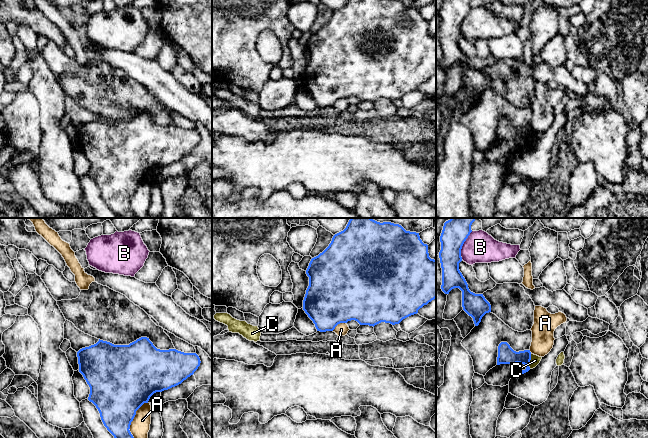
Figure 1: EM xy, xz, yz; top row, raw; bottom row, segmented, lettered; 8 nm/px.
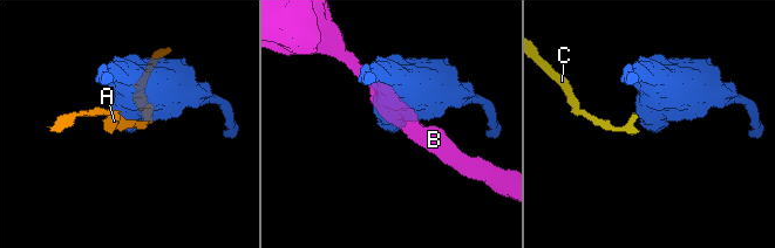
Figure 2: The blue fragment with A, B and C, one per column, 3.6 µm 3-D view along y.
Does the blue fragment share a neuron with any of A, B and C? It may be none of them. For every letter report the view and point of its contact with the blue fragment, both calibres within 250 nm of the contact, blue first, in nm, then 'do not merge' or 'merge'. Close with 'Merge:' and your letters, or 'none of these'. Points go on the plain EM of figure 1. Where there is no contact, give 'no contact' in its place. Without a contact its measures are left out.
A: xy (132, 196) | 400/160 nm | do not merge
B: yz (462, 21) | 200/260 nm | do not merge
C: yz (529, 137) | 140/80 nm | do not merge
Merge: none of these

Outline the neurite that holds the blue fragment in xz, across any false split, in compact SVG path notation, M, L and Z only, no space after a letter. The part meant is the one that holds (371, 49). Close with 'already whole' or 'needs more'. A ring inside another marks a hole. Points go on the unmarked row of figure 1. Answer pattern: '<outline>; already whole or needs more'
M347 0L343 7L333 12L331 19L322 29L311 35L306 50L309 53L309 62L303 76L303 86L320 108L333 107L338 100L351 96L373 103L381 98L399 100L403 95L417 90L420 84L436 74L436 36L429 33L428 21L422 18L419 9L406 7L399 0Z; already whole

